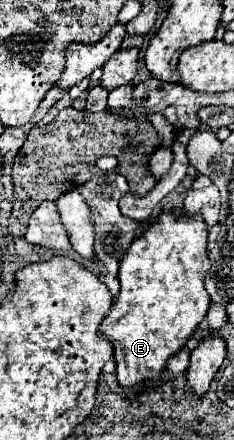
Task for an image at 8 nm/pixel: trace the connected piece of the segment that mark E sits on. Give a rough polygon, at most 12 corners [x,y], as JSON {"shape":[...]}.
{"shape":[[161,214],[101,322],[121,388],[207,316],[207,226]]}

